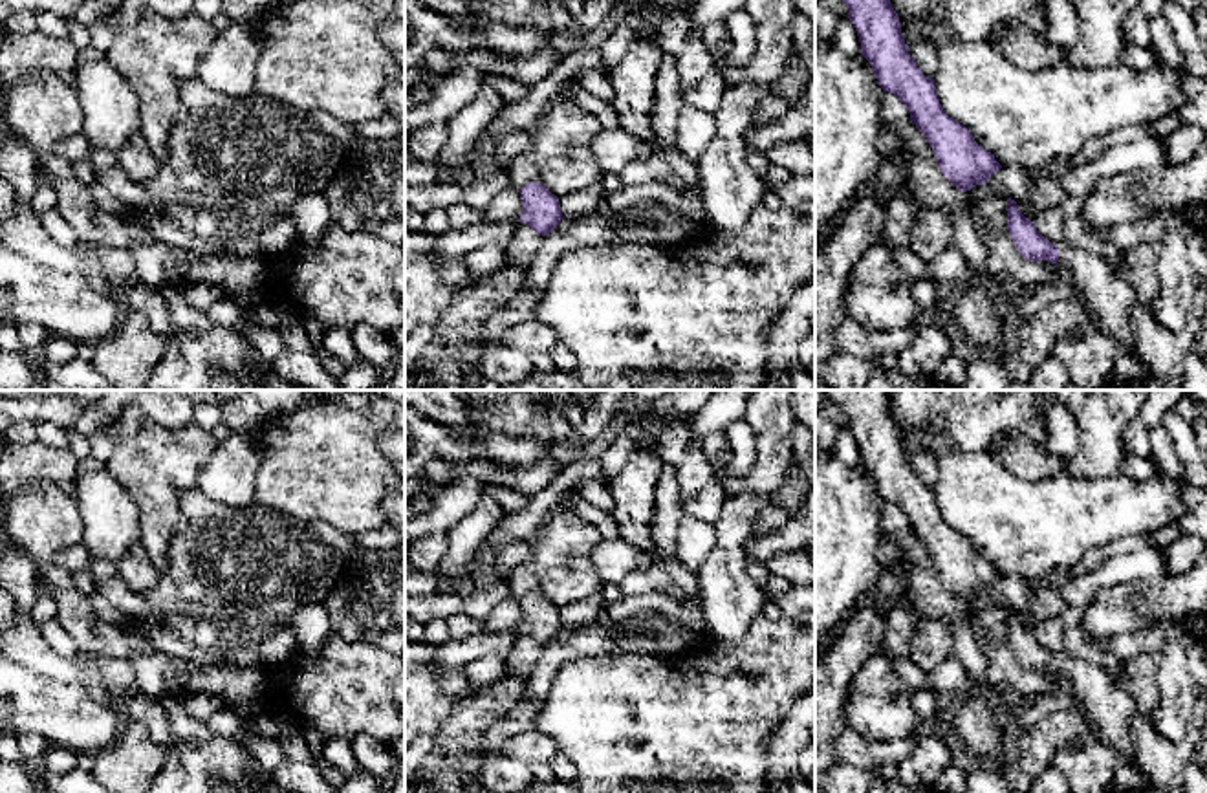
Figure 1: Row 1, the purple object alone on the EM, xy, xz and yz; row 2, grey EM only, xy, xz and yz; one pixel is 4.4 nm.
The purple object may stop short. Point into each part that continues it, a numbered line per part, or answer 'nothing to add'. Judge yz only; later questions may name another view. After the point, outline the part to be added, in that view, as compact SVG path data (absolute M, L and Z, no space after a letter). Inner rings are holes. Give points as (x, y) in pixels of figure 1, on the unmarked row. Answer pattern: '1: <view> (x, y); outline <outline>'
1: yz (1109, 709); outline M1068 652L1059 656L1059 676L1071 687L1095 734L1121 758L1136 764L1130 720L1139 711L1132 696L1103 667L1073 657Z

